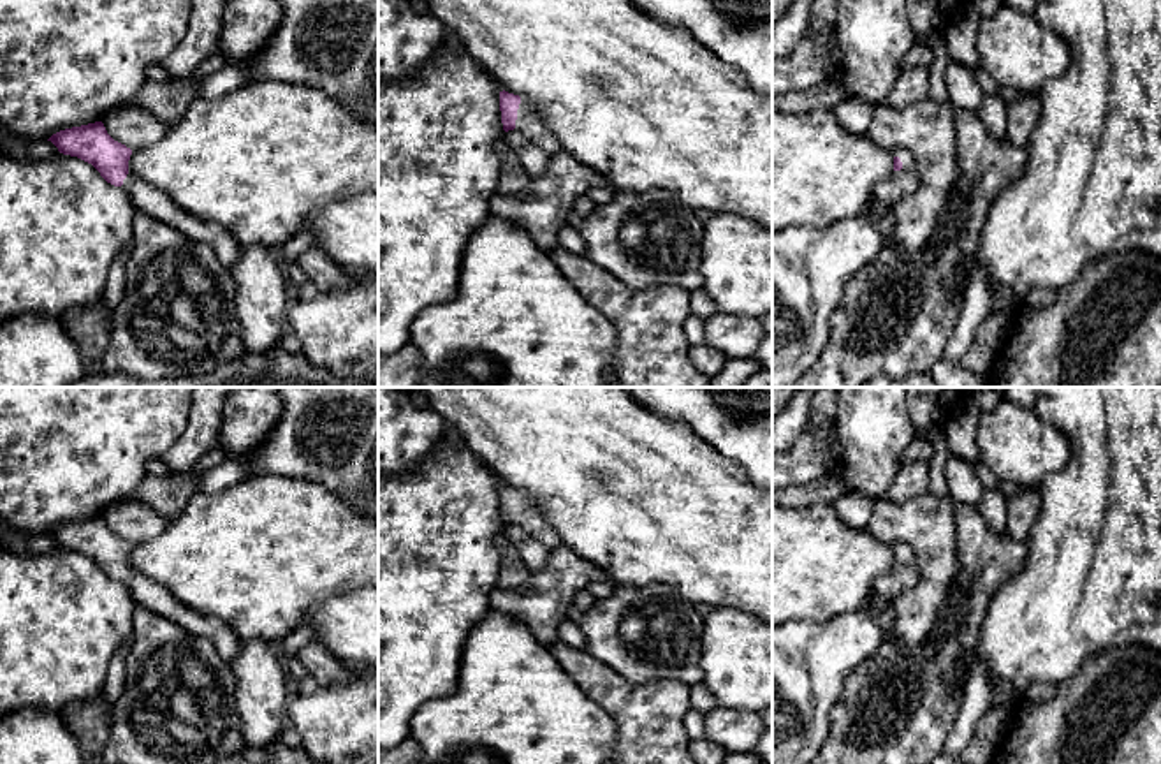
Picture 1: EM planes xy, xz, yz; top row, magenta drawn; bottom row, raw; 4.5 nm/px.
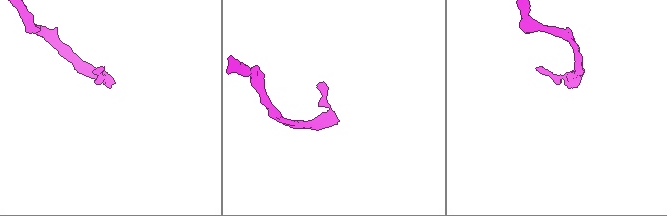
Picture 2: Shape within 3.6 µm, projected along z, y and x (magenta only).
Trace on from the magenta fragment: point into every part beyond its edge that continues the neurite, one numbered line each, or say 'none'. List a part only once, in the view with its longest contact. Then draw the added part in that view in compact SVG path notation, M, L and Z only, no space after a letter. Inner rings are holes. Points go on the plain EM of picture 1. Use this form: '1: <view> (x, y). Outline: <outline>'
1: xz (528, 516). Outline: M521 493L519 503L517 503L515 523L522 526L537 540L540 540L551 551L556 547L561 547L561 539L558 532L544 518L537 502L526 493Z

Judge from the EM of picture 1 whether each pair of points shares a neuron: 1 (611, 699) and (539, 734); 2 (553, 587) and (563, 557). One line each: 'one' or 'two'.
1: two
2: one

